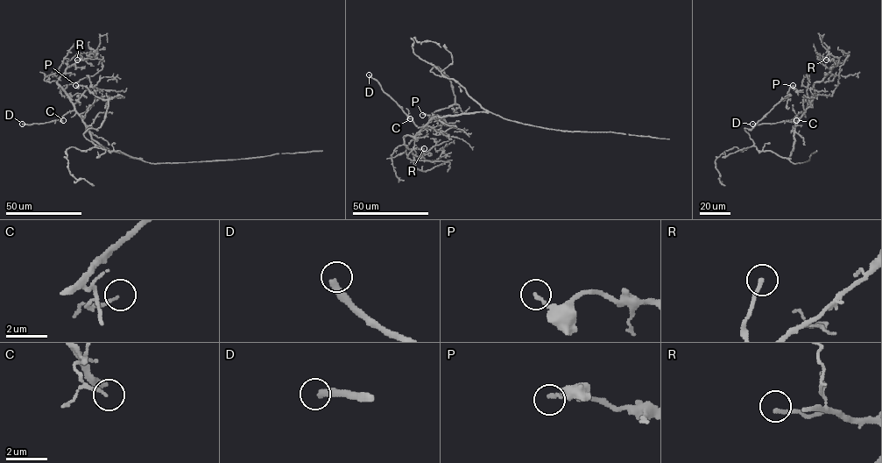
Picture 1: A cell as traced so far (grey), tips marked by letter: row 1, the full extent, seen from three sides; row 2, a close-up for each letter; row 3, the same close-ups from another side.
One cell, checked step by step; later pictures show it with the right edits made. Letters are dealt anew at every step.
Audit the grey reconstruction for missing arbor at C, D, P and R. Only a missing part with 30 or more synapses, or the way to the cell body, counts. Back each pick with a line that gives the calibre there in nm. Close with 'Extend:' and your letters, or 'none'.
Extend: none

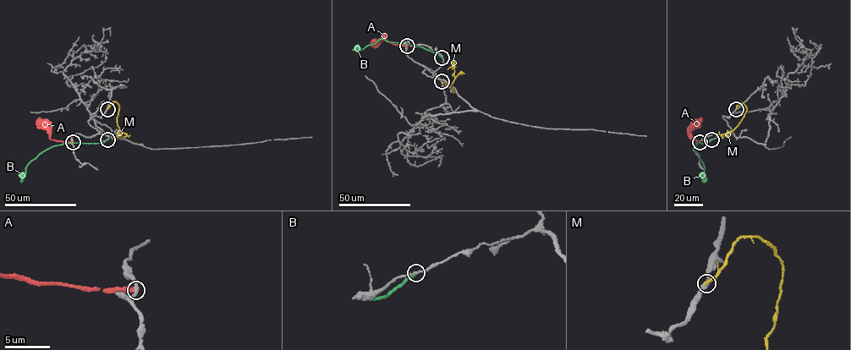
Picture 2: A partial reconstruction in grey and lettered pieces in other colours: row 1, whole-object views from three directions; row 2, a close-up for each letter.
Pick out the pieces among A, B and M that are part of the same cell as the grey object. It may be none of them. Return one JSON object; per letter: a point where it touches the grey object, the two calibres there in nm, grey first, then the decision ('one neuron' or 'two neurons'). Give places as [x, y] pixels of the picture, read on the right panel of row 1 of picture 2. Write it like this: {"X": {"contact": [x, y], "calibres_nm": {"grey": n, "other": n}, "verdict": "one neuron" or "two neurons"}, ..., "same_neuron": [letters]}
{"A": {"contact": [700, 142], "calibres_nm": {"grey": 240, "other": 480}, "verdict": "two neurons"}, "B": {"contact": [711, 139], "calibres_nm": {"grey": 190, "other": 320}, "verdict": "two neurons"}, "M": {"contact": [736, 109], "calibres_nm": {"grey": 380, "other": 280}, "verdict": "two neurons"}, "same_neuron": []}

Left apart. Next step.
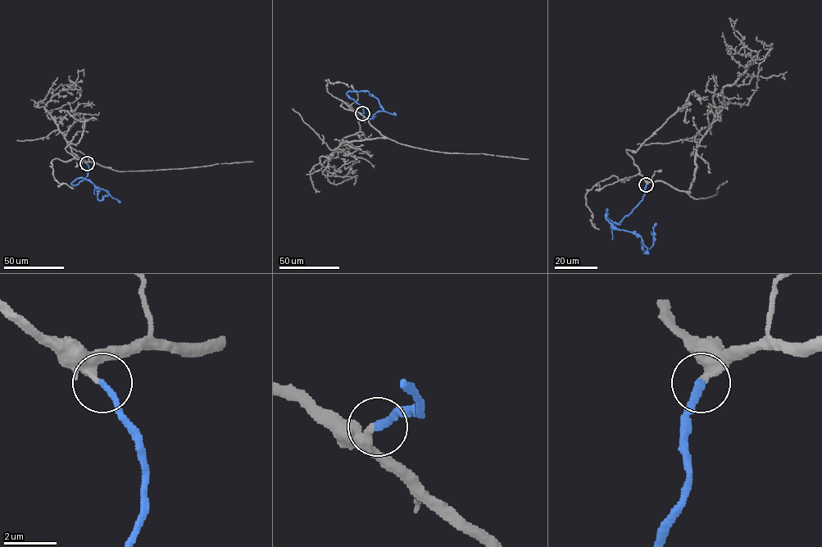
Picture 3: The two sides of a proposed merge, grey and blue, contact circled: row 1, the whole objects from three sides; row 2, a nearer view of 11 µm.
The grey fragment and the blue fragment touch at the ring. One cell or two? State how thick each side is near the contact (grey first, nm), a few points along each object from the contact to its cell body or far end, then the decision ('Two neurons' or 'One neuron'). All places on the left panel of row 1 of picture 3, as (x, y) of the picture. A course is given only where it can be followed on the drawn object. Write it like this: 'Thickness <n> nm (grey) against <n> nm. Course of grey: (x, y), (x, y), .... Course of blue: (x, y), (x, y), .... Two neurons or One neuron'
Thickness 200 nm (grey) against 260 nm. Course of grey: (87, 163), (111, 167), (72, 152), (44, 108), (53, 96), (73, 87), (79, 71), (83, 70), (84, 76). Course of blue: (87, 163), (86, 177), (71, 184), (84, 178), (107, 195), (97, 199), (93, 184). One neuron

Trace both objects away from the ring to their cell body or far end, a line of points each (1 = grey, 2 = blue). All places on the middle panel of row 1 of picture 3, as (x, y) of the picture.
1: (362, 113), (386, 138), (343, 141), (328, 157), (320, 157), (329, 172), (340, 176), (359, 162)
2: (362, 113), (363, 108), (347, 95), (349, 91), (368, 91), (378, 99), (383, 111), (377, 111), (369, 119)

